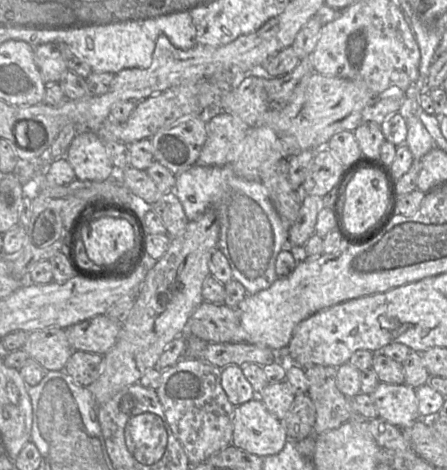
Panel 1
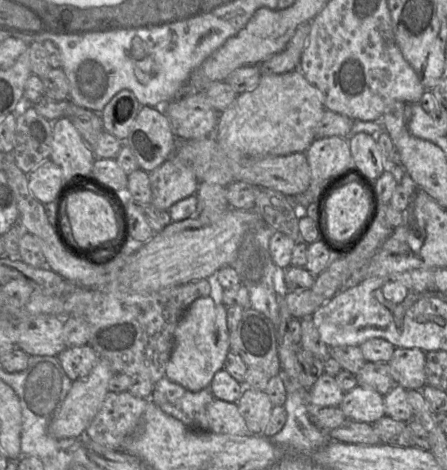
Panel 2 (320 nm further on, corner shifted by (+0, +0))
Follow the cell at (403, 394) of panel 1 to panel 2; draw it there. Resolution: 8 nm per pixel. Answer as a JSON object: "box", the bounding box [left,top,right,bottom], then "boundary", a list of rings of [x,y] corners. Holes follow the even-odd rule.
{"box":[339,386,386,424],"boundary":[[[356,386],[339,405],[347,419],[373,424],[386,415],[384,396],[370,387]]]}

